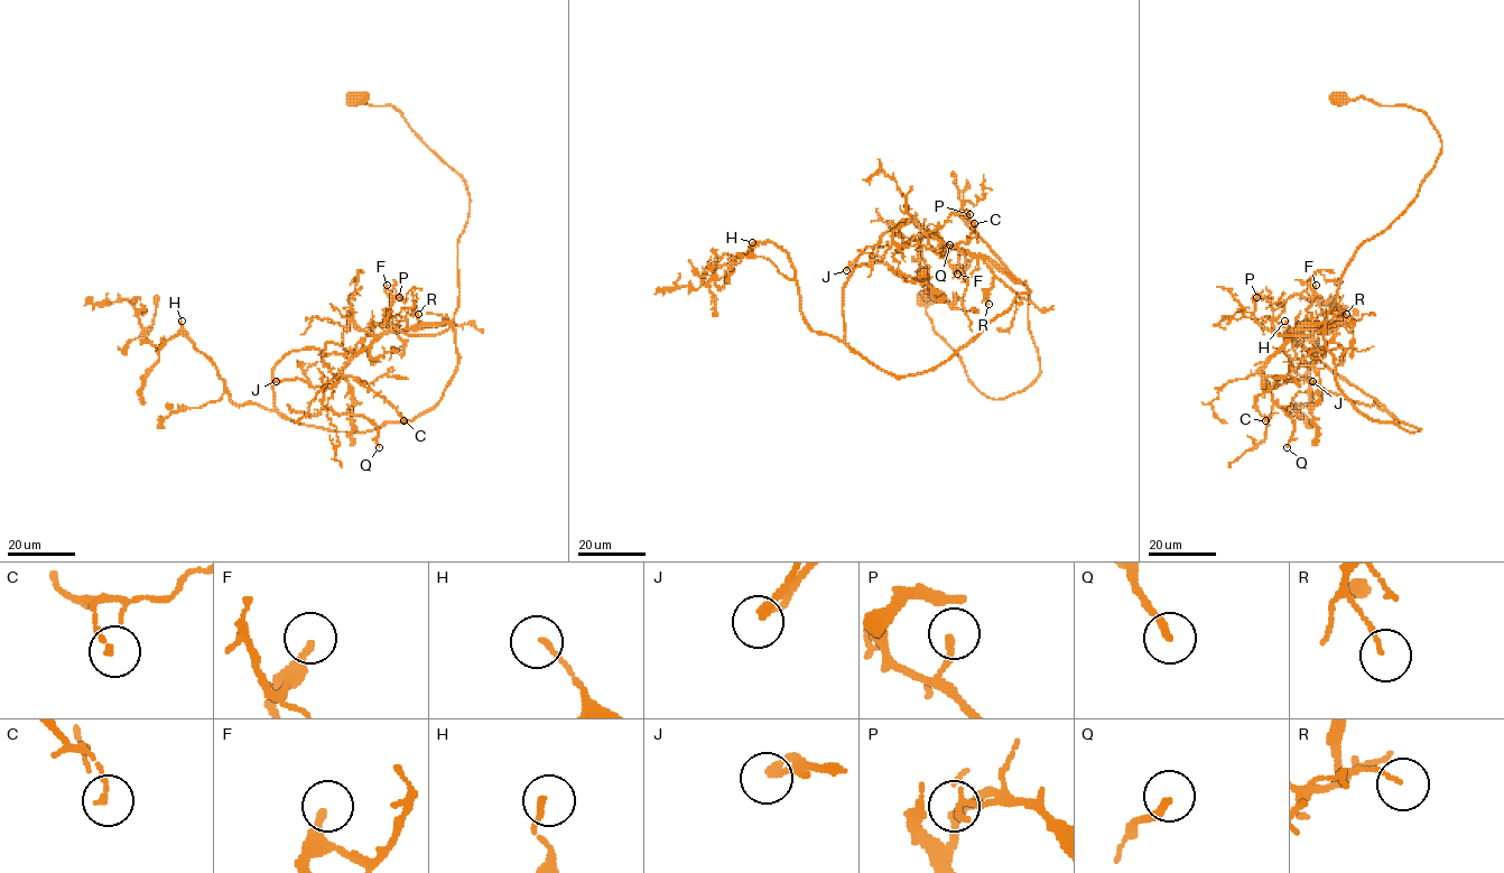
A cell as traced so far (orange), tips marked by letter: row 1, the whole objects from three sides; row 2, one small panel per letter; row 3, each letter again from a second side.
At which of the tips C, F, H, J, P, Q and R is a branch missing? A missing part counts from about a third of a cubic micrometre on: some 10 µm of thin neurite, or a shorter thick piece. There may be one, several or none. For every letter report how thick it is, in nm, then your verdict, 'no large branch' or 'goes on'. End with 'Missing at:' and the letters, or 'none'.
C: 150 nm thick; no large branch
F: 240 nm thick; goes on
H: 130 nm thick; no large branch
J: 280 nm thick; no large branch
P: 190 nm thick; no large branch
Q: 200 nm thick; goes on
R: 100 nm thick; no large branch
Missing at: F, Q

